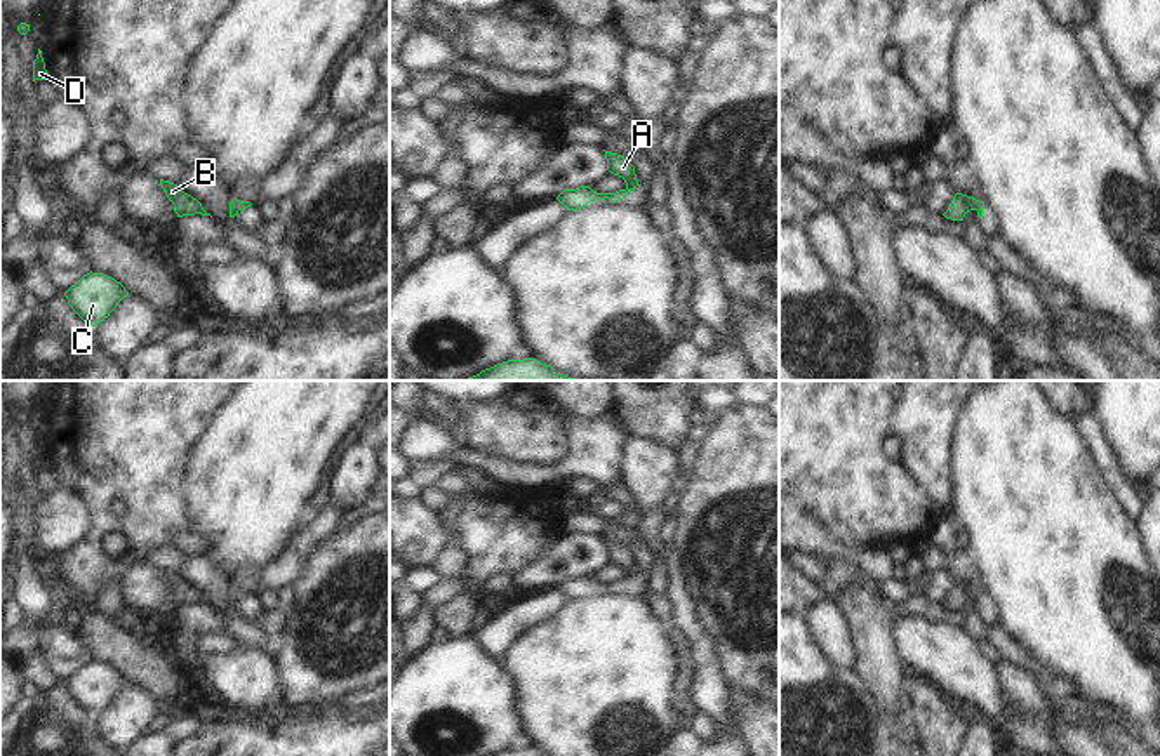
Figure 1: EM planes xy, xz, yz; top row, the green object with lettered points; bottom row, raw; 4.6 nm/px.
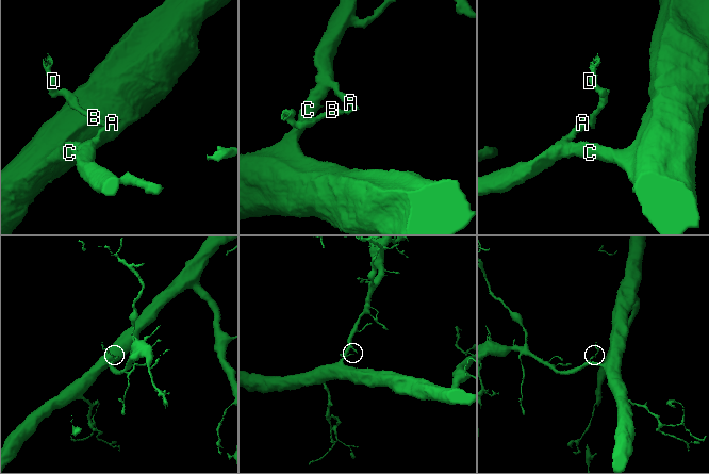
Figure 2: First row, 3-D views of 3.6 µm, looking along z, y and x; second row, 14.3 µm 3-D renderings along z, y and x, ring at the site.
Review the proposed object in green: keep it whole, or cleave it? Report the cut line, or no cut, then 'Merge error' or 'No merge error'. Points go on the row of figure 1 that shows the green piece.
Split along xy (235, 198), (239, 209). Merge error

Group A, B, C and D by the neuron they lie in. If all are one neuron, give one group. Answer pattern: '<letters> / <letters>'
A C / B D

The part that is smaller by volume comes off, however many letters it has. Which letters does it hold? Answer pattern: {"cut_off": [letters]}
{"cut_off": ["B", "D"]}

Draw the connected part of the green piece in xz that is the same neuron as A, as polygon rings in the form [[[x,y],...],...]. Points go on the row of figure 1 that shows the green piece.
[[[605,151],[607,170],[614,176],[619,176],[626,182],[626,189],[633,191],[638,186],[635,167],[621,155]]]

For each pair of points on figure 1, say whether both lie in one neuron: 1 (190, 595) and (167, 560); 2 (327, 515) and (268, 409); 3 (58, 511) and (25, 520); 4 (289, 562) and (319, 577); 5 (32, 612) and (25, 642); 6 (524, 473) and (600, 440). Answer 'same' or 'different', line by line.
1: same
2: different
3: different
4: different
5: different
6: same

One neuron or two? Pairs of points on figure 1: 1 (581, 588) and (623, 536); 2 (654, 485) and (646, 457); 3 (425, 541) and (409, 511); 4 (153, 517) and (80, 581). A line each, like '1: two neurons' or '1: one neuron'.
1: one neuron
2: one neuron
3: one neuron
4: one neuron

